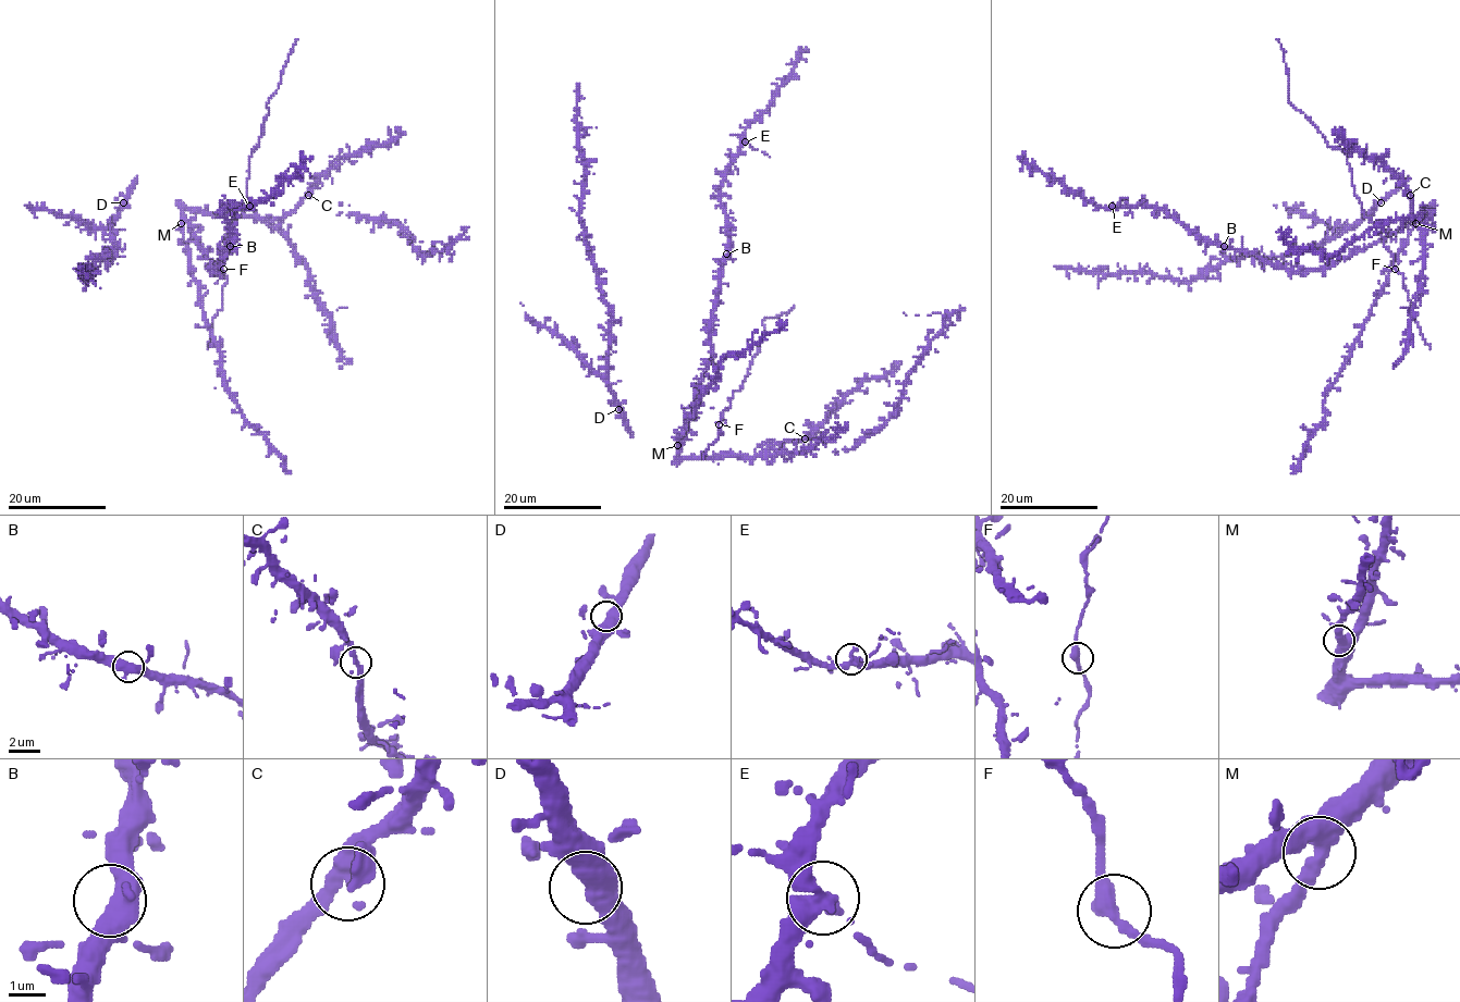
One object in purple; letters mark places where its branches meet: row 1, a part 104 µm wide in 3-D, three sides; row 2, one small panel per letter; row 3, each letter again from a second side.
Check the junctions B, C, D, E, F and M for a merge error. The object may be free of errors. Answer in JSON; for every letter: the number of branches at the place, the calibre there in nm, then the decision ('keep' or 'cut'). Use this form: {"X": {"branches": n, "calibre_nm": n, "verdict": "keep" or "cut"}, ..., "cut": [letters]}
{"B": {"branches": 3, "calibre_nm": 400, "verdict": "keep"}, "C": {"branches": 2, "calibre_nm": 360, "verdict": "keep"}, "D": {"branches": 2, "calibre_nm": 480, "verdict": "keep"}, "E": {"branches": 2, "calibre_nm": 480, "verdict": "keep"}, "F": {"branches": 2, "calibre_nm": 360, "verdict": "keep"}, "M": {"branches": 2, "calibre_nm": 440, "verdict": "keep"}, "cut": []}

